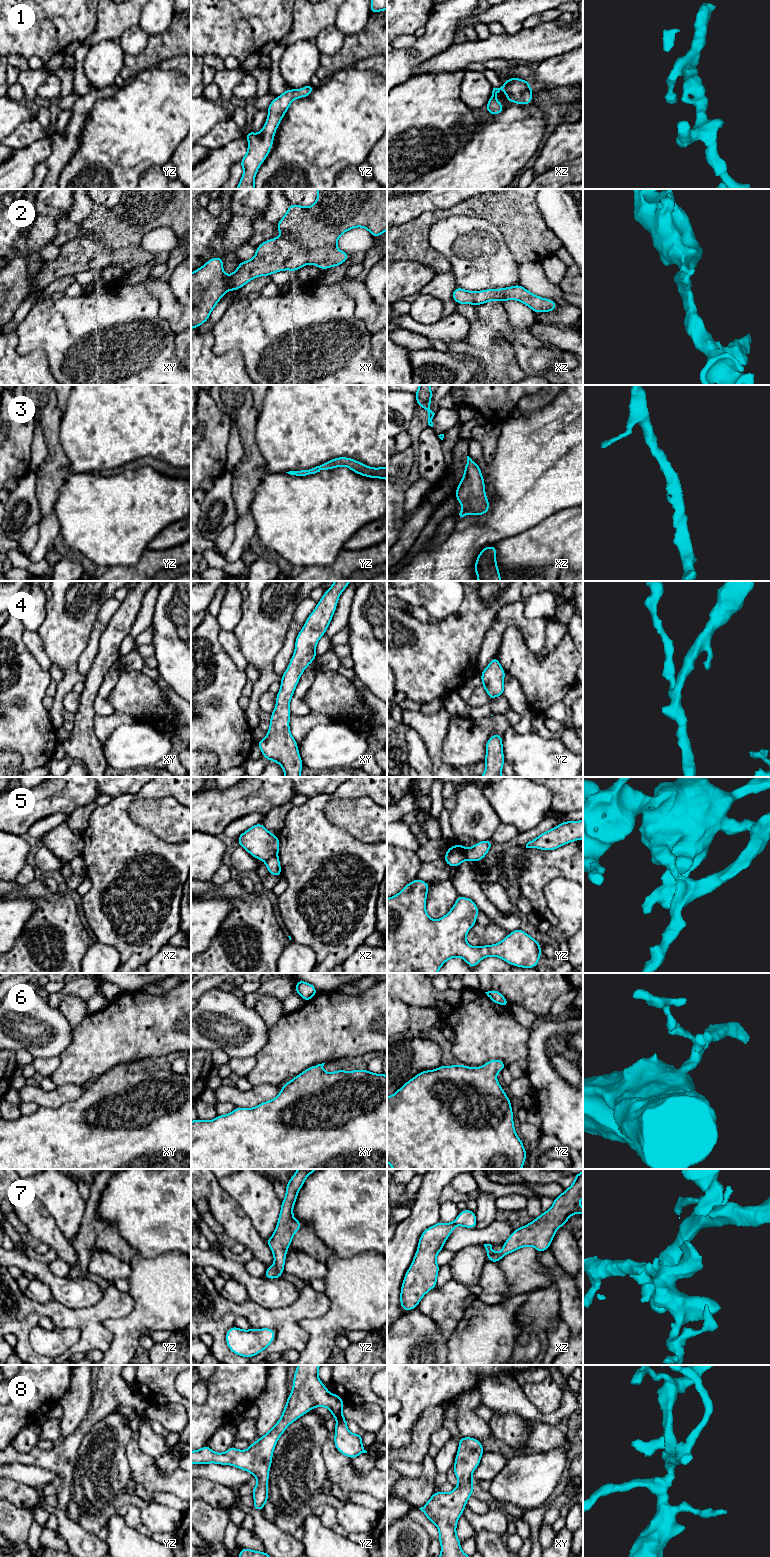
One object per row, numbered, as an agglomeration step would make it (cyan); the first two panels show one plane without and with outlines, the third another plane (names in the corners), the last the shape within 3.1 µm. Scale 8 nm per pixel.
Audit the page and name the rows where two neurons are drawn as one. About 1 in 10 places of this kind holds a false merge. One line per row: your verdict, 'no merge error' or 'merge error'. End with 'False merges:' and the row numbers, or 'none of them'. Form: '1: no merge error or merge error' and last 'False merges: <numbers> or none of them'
1: no merge error
2: no merge error
3: no merge error
4: no merge error
5: merge error
6: no merge error
7: no merge error
8: no merge error
False merges: 5

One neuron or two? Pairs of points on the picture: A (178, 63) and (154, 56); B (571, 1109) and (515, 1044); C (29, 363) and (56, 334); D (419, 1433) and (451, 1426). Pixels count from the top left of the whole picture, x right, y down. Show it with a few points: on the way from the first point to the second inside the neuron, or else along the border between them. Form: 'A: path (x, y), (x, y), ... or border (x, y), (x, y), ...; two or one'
A: border (180, 54), (163, 59), (157, 66); two
B: border (530, 1034), (527, 1056), (525, 1058); two
C: border (16, 352), (19, 354), (42, 352), (52, 372); two
D: border (444, 1420), (442, 1426); two

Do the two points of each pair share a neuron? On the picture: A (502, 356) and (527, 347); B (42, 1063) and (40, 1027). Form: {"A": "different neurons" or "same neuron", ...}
{"A": "different neurons", "B": "different neurons"}

